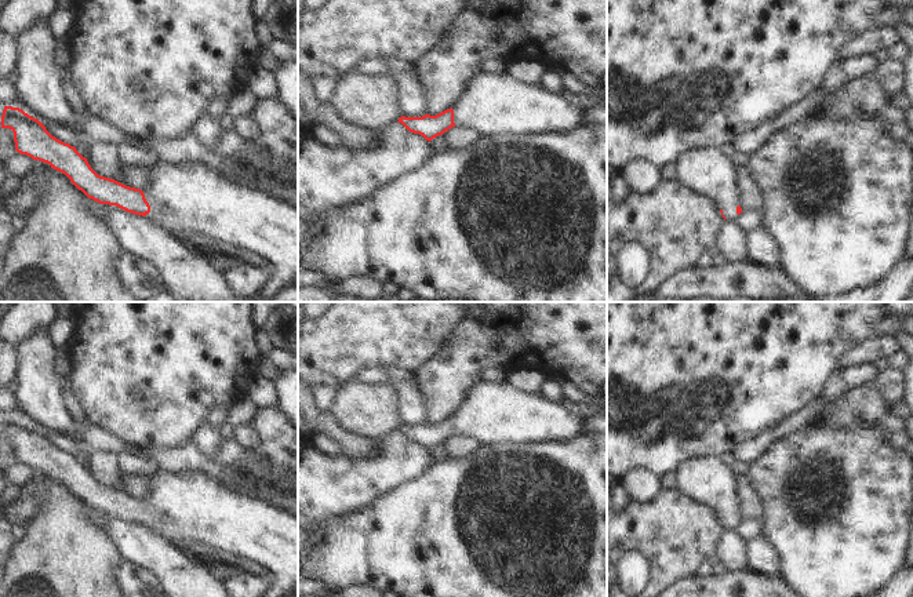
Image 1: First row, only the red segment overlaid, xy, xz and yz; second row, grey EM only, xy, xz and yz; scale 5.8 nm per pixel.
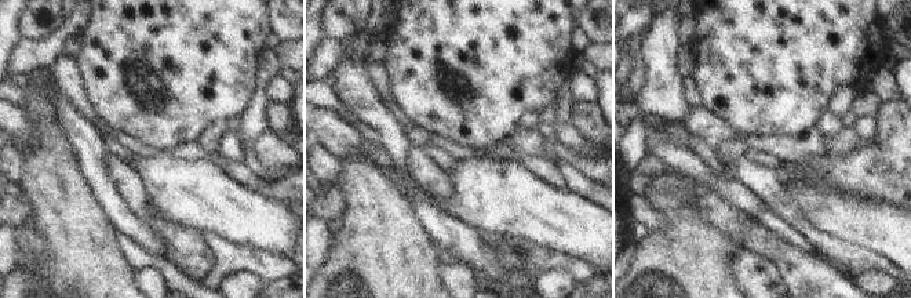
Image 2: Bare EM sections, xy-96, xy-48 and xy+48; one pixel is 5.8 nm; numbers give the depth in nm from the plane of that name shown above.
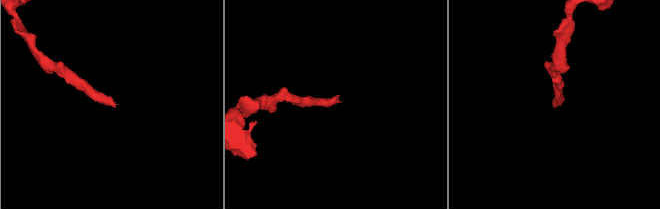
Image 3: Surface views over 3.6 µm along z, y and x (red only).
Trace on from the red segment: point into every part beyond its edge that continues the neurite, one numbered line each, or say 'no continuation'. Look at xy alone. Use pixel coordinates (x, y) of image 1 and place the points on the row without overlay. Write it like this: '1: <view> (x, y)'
1: xy (188, 503)

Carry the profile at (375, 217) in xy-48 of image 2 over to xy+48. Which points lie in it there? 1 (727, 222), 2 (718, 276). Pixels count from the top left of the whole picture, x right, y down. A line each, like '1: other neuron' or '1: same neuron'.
1: other neuron
2: same neuron

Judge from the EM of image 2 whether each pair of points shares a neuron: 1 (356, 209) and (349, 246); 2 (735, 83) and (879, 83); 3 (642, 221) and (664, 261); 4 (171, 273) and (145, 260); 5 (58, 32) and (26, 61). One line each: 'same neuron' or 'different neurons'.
1: same neuron
2: different neurons
3: different neurons
4: same neuron
5: same neuron

